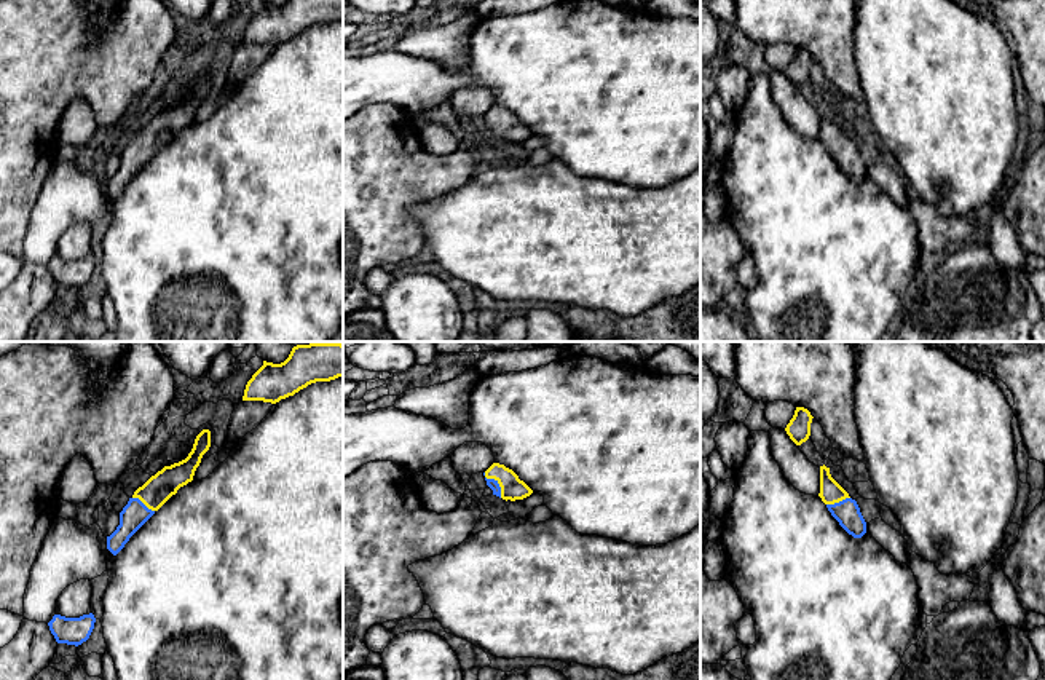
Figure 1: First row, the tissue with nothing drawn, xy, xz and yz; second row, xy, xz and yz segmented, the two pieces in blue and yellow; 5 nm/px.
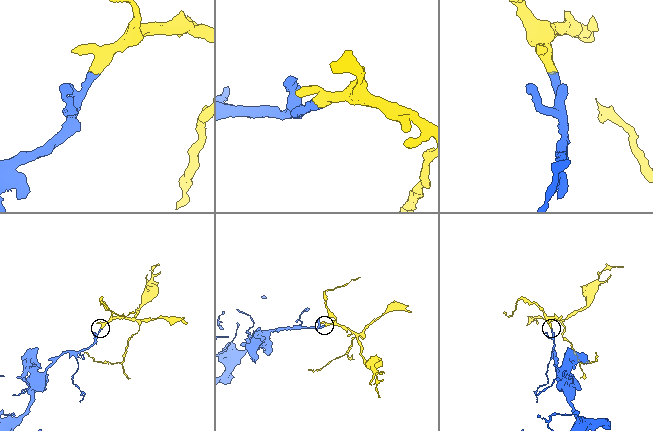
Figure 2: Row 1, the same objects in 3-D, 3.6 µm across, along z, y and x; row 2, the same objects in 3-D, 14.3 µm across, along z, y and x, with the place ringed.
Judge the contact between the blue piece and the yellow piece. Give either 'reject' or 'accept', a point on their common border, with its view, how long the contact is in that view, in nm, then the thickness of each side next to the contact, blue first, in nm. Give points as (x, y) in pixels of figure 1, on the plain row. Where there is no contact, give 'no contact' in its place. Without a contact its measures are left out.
accept | xz (496, 125) | 160 nm | 50/120 nm

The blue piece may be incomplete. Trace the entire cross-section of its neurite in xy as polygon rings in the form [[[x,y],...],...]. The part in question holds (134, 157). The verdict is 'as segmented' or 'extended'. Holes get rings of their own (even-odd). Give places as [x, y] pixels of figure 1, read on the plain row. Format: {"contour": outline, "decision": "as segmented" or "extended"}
{"contour": [[[203,72],[188,99],[171,109],[164,109],[139,129],[120,155],[120,168],[107,179],[107,192],[116,198],[129,180],[172,139],[193,123],[203,97],[211,89],[211,73]]], "decision": "extended"}

